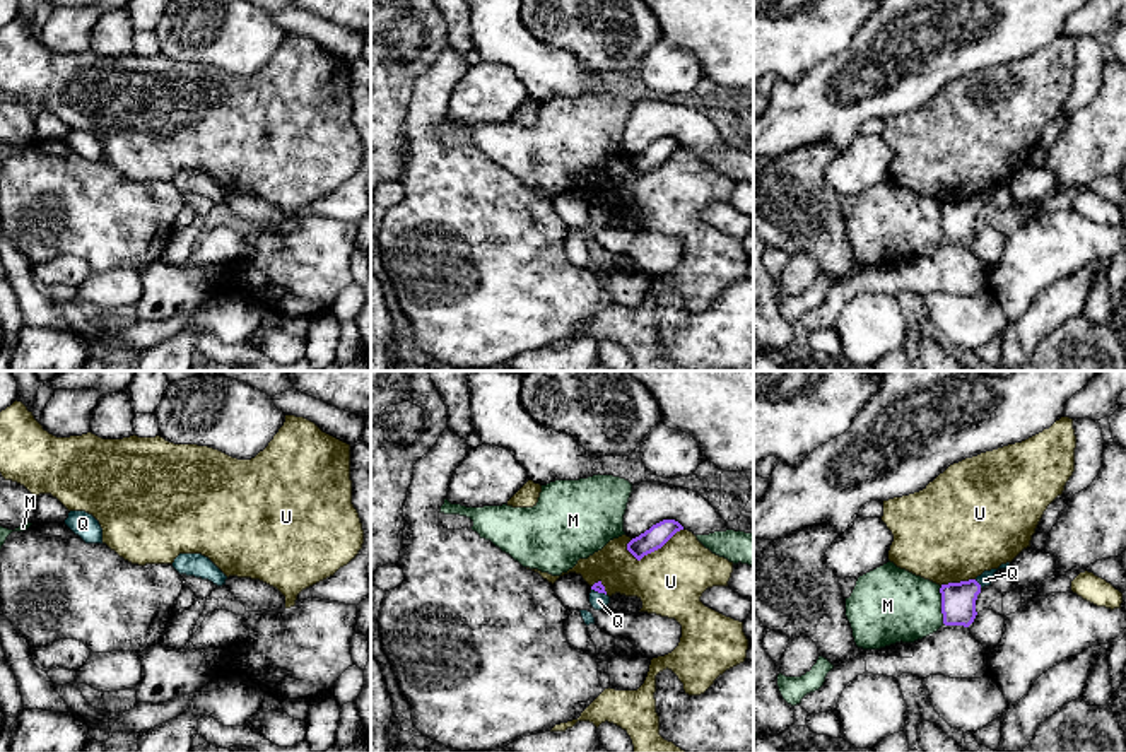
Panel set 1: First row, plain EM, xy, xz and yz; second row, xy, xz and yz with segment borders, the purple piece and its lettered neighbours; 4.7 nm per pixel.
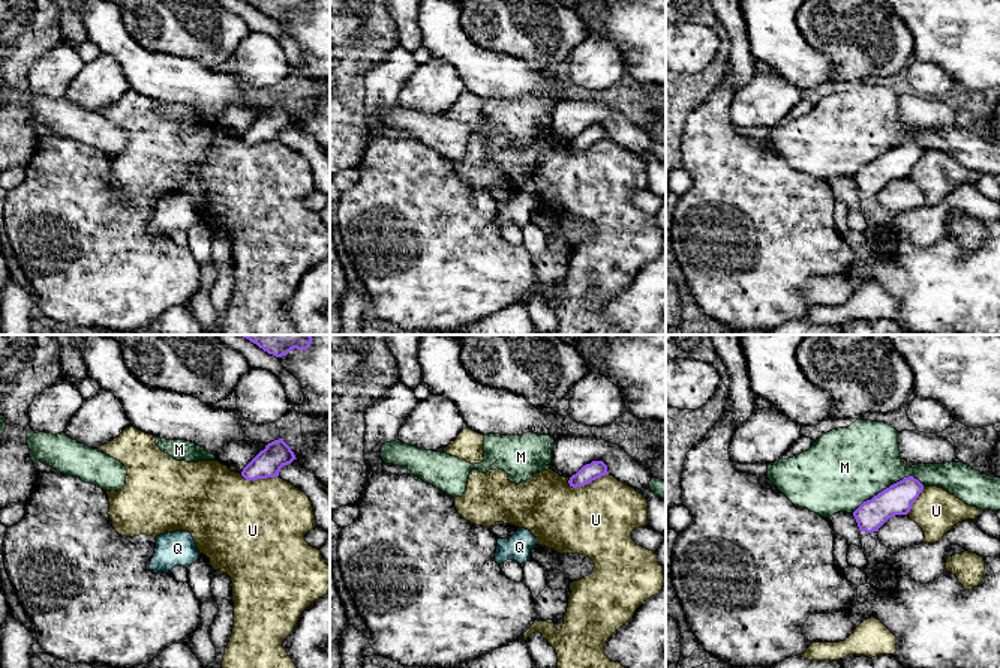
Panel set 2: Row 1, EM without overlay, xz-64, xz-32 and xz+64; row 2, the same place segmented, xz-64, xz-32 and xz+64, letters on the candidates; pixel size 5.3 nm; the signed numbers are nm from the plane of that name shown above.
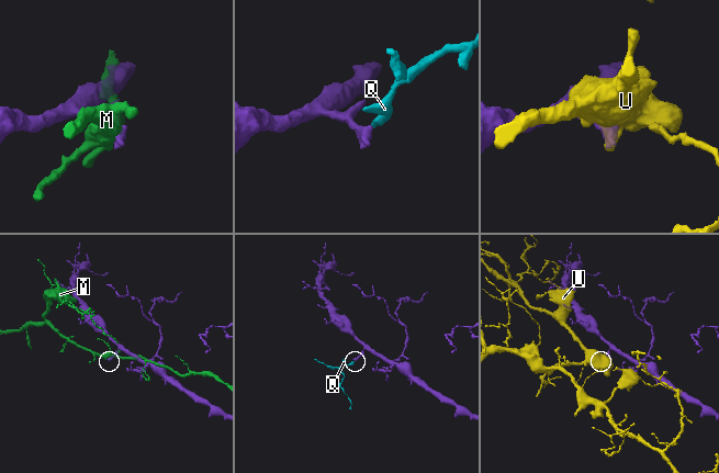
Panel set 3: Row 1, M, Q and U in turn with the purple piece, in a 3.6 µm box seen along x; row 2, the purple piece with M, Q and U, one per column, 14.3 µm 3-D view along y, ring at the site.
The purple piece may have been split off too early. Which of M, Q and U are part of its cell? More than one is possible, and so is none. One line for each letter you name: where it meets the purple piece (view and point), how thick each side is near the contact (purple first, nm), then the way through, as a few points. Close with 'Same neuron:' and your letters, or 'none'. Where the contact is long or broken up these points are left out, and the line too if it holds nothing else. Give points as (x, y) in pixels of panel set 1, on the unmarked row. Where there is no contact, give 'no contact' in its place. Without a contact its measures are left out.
Q: contact yz (978, 200); calibres 160 and 60 nm; way yz (957, 216), (978, 200), (985, 197)
Same neuron: Q

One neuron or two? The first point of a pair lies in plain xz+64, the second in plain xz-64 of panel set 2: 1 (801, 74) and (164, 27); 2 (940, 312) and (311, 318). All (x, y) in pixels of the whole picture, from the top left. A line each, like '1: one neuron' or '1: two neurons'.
1: two neurons
2: one neuron

